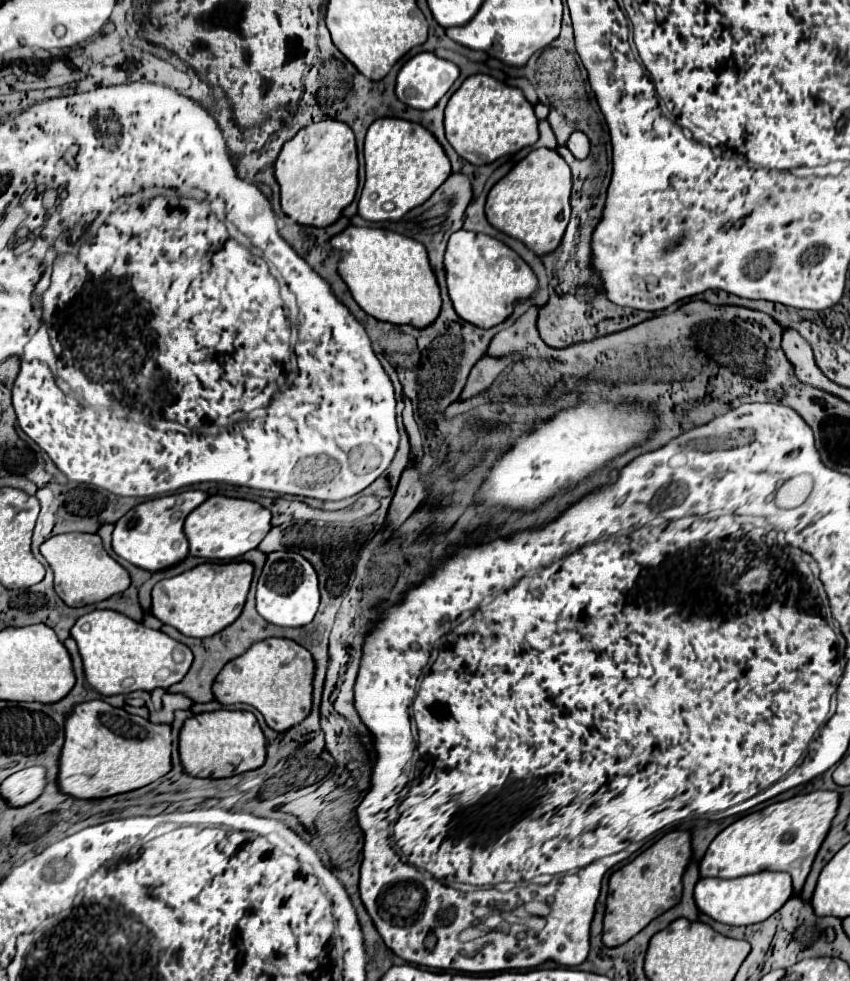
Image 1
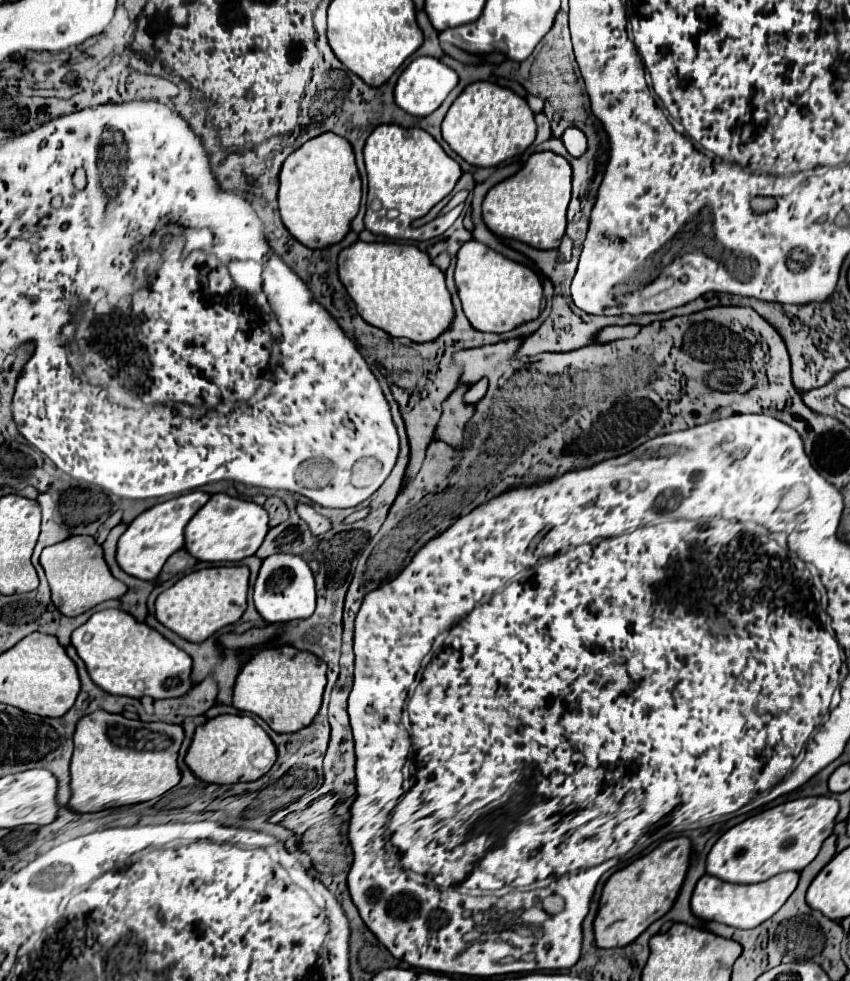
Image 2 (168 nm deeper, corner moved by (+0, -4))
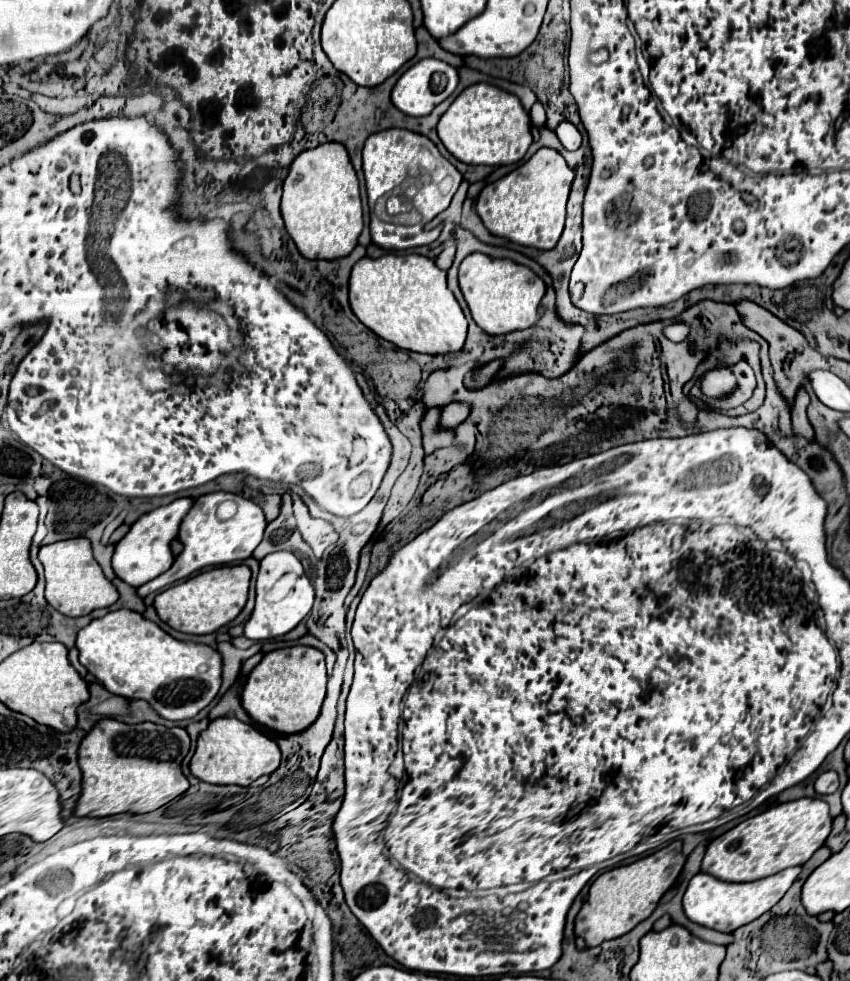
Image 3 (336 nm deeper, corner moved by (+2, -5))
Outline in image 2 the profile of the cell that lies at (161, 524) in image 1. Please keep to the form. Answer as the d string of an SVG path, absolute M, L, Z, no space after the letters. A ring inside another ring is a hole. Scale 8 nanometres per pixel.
M196 490L172 500L160 502L150 510L142 512L140 516L136 516L118 540L116 560L120 568L130 576L136 576L142 580L154 580L160 574L168 556L172 556L176 550L184 546L184 528L190 522L190 518L208 502L208 498L210 494Z

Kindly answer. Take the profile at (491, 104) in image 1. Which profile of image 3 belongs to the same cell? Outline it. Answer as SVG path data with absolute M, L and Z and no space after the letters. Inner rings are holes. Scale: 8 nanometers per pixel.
M488 83L470 85L454 99L438 123L438 137L458 161L468 165L518 163L532 143L530 117L520 99Z

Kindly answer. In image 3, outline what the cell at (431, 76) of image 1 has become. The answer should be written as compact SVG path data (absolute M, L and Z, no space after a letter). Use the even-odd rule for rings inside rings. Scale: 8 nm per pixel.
M422 59L416 65L412 65L394 85L392 89L392 103L410 117L424 117L430 115L436 105L440 105L446 97L454 93L458 85L458 71L456 67L440 61L440 59Z

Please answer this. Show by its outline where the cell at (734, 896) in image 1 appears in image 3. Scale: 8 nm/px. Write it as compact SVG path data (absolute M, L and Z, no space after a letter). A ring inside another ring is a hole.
M788 867L772 877L764 877L750 883L726 883L726 881L718 881L708 873L698 873L690 879L688 889L684 893L684 913L690 921L702 927L708 927L720 933L732 933L738 927L758 919L762 913L770 911L790 889L790 885L794 883L800 871L802 871L800 867Z

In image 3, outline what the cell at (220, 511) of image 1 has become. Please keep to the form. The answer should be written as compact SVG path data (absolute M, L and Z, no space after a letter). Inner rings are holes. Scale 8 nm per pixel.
M216 491L216 493L208 493L208 495L198 497L194 501L194 505L190 507L190 511L186 513L186 517L182 519L182 525L180 525L178 539L184 545L182 553L176 557L174 565L166 573L162 573L160 577L152 579L150 583L144 583L142 587L138 587L138 595L144 599L148 593L160 591L160 589L164 589L164 587L168 587L168 585L172 585L172 583L176 583L180 579L186 579L188 575L192 575L194 571L198 571L202 567L226 565L226 563L248 559L252 555L252 551L258 547L258 543L262 541L264 529L266 529L266 519L264 519L262 509L254 501L244 499L242 495L234 495L234 493L226 493L226 491ZM226 499L236 501L238 511L236 511L234 517L230 517L226 521L220 521L216 517L216 509Z

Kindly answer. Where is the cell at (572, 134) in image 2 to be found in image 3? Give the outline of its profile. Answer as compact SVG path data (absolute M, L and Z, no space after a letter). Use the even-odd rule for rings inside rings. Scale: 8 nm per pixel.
M562 121L558 127L556 127L556 135L560 139L560 143L568 149L568 151L576 151L582 143L582 137L578 133L578 129L570 123L570 121Z

